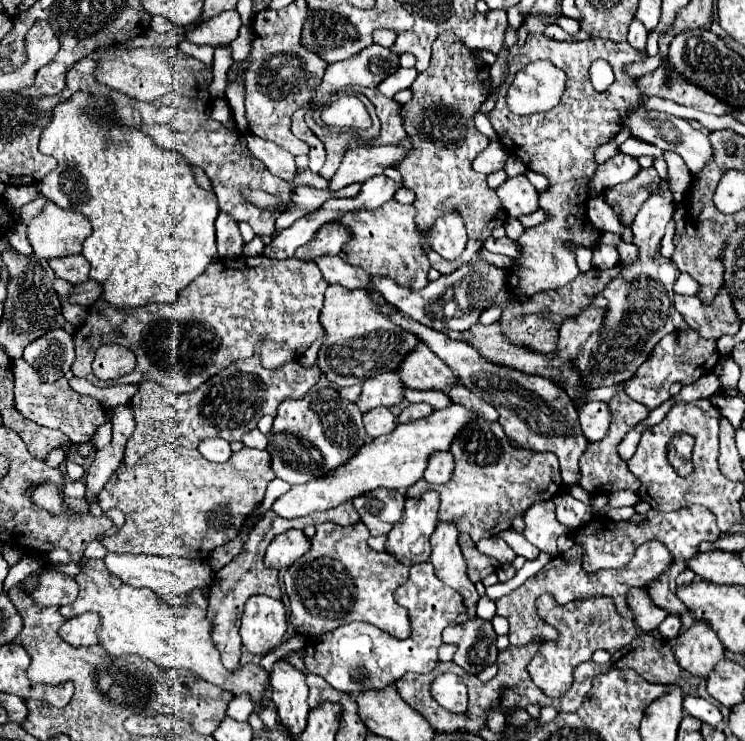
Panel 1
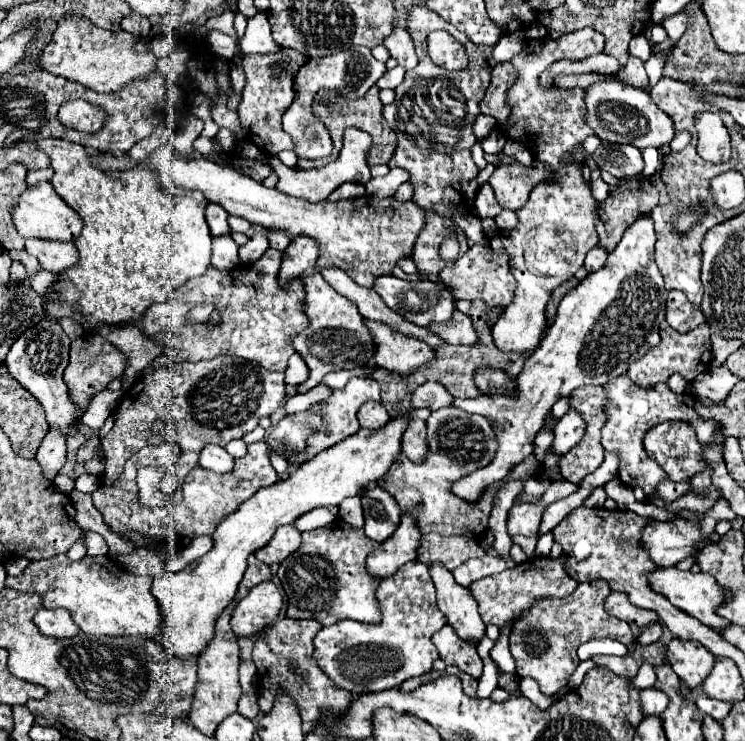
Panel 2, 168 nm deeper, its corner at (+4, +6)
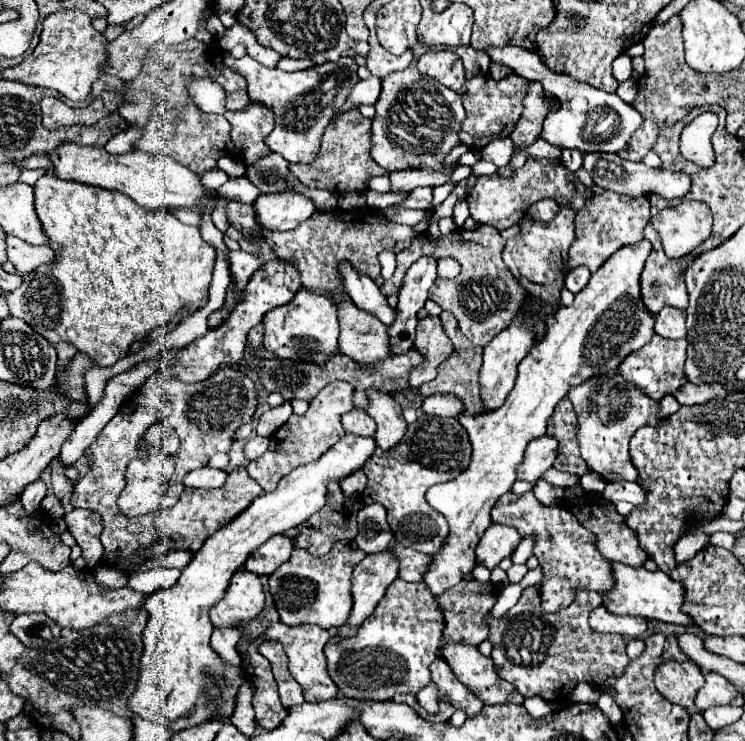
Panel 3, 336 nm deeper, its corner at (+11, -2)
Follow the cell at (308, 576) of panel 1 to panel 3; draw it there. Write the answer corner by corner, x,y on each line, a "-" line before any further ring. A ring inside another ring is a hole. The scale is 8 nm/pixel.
354,540
334,542
330,552
324,556
312,556
304,548
294,548
290,560
268,578
270,594
274,596
280,622
288,626
316,624
324,630
344,626
352,612
352,570
364,556
366,554
356,546

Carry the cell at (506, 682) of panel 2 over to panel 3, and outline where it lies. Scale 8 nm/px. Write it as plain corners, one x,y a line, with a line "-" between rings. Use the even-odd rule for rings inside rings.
448,642
440,650
442,658
452,666
460,682
478,694
484,704
522,704
522,694
516,694
508,682
504,682
496,670
490,656
484,656
478,646
466,642

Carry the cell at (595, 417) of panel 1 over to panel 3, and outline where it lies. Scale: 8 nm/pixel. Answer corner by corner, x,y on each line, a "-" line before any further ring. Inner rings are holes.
540,436
528,444
528,454
524,456
524,462
518,470
520,480
536,482
556,460
556,450
558,450
558,440
554,436

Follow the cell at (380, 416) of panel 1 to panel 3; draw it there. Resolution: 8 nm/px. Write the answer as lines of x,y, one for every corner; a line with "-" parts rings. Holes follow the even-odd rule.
352,410
342,416
342,426
346,432
356,436
374,436
376,422
364,410

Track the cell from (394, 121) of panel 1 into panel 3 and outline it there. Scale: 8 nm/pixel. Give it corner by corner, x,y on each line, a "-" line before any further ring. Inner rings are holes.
352,108
340,114
332,124
328,124
316,160
312,164
290,164
290,172
294,172
300,178
300,182
308,188
320,188
334,194
352,190
364,192
370,176
386,174
386,170
380,168
370,156
370,148
372,148
372,120
364,118
358,108

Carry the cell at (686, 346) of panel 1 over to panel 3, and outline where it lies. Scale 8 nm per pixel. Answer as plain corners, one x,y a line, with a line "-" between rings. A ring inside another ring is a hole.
654,334
652,342
644,346
644,350
636,350
636,354
630,354
622,364
620,364
620,374
626,382
634,384
638,390
642,390
646,396
660,400
666,394
674,394
680,386
684,386
686,374
684,374
684,362
686,362
686,348
688,342
684,340
666,340

